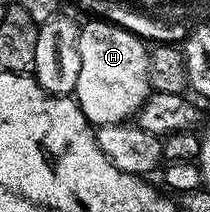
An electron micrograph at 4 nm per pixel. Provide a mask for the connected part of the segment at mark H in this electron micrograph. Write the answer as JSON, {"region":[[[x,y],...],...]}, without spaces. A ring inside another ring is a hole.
{"region":[[[105,19],[90,20],[89,24],[80,24],[78,54],[82,70],[78,70],[74,99],[84,117],[94,126],[131,121],[152,92],[148,81],[149,45],[134,33]]]}

